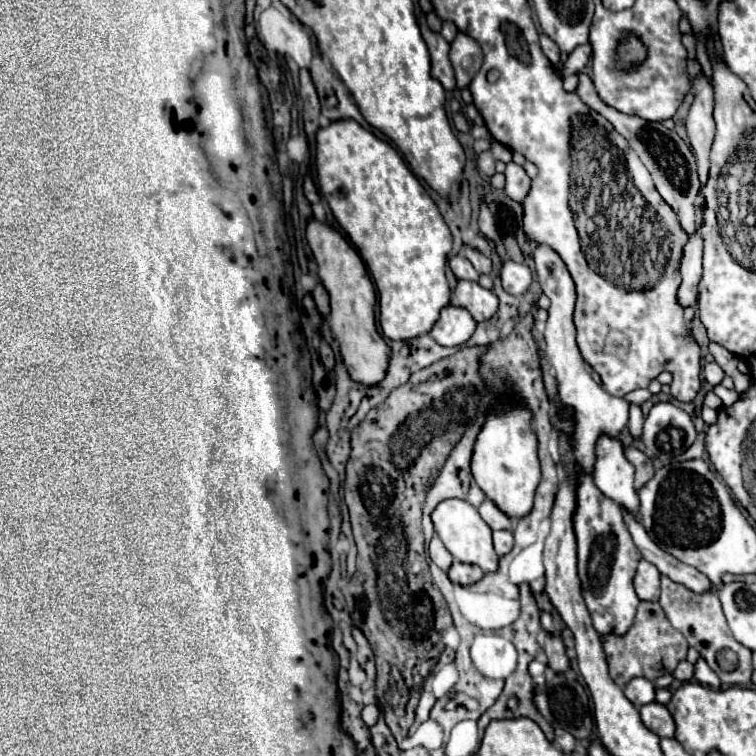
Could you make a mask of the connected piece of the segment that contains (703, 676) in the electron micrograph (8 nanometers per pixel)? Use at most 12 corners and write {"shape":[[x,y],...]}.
{"shape":[[703,657],[695,663],[701,685],[721,687],[717,673]]}

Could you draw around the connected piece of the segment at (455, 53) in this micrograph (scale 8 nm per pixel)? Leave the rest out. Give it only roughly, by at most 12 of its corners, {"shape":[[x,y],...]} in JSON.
{"shape":[[459,31],[449,57],[457,87],[467,87],[483,63],[479,43]]}

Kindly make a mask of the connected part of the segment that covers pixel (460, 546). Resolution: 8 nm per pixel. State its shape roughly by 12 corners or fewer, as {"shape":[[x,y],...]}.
{"shape":[[443,499],[435,533],[455,561],[497,569],[491,529],[477,507]]}

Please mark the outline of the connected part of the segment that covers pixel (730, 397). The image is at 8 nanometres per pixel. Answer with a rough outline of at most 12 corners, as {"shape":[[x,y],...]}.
{"shape":[[715,385],[713,393],[729,407],[739,399],[737,391]]}

